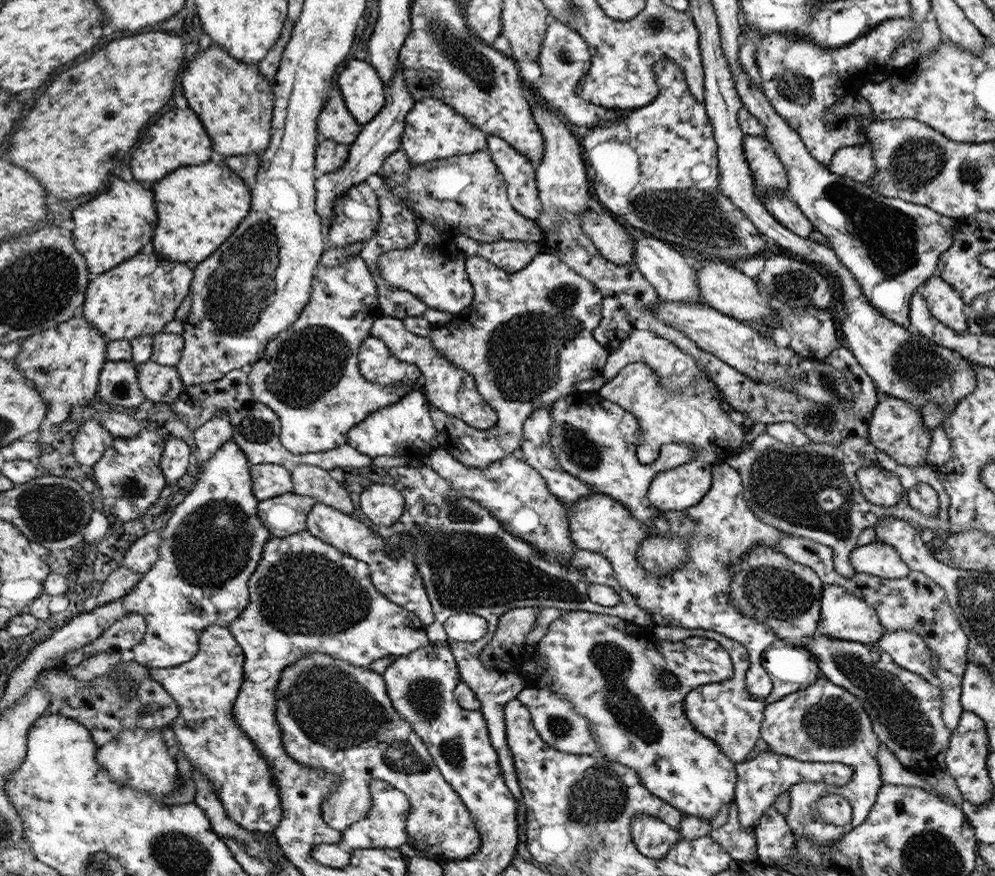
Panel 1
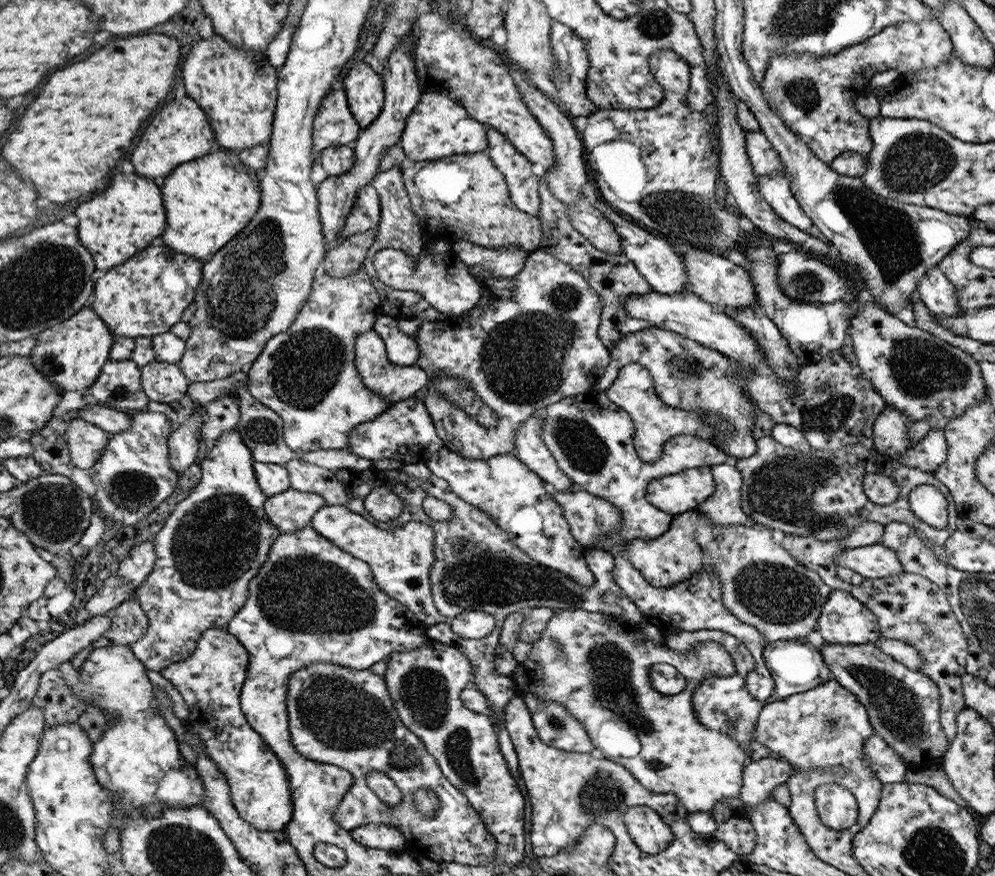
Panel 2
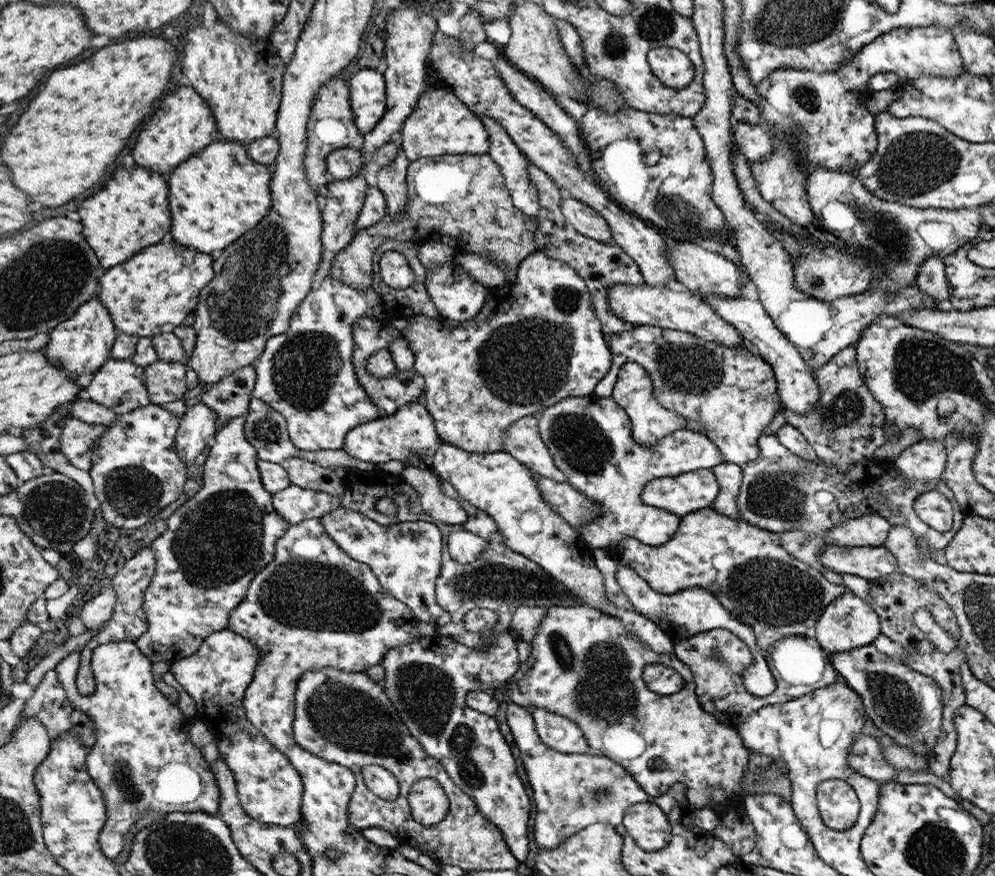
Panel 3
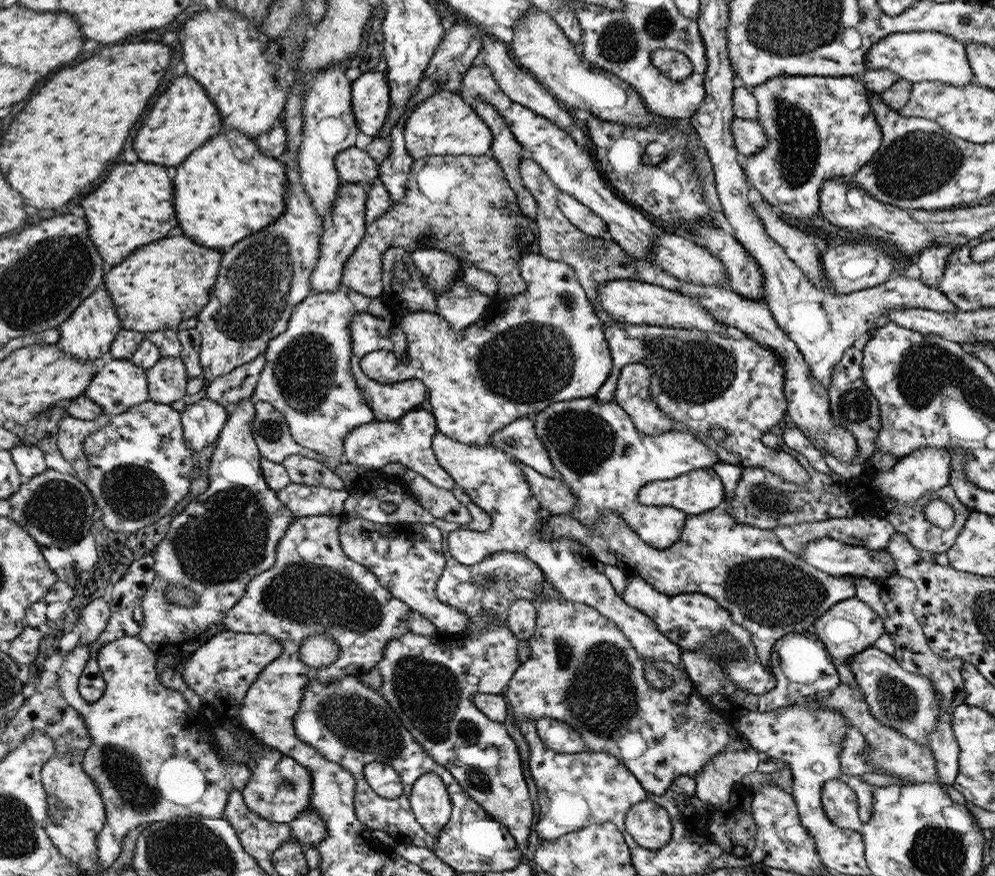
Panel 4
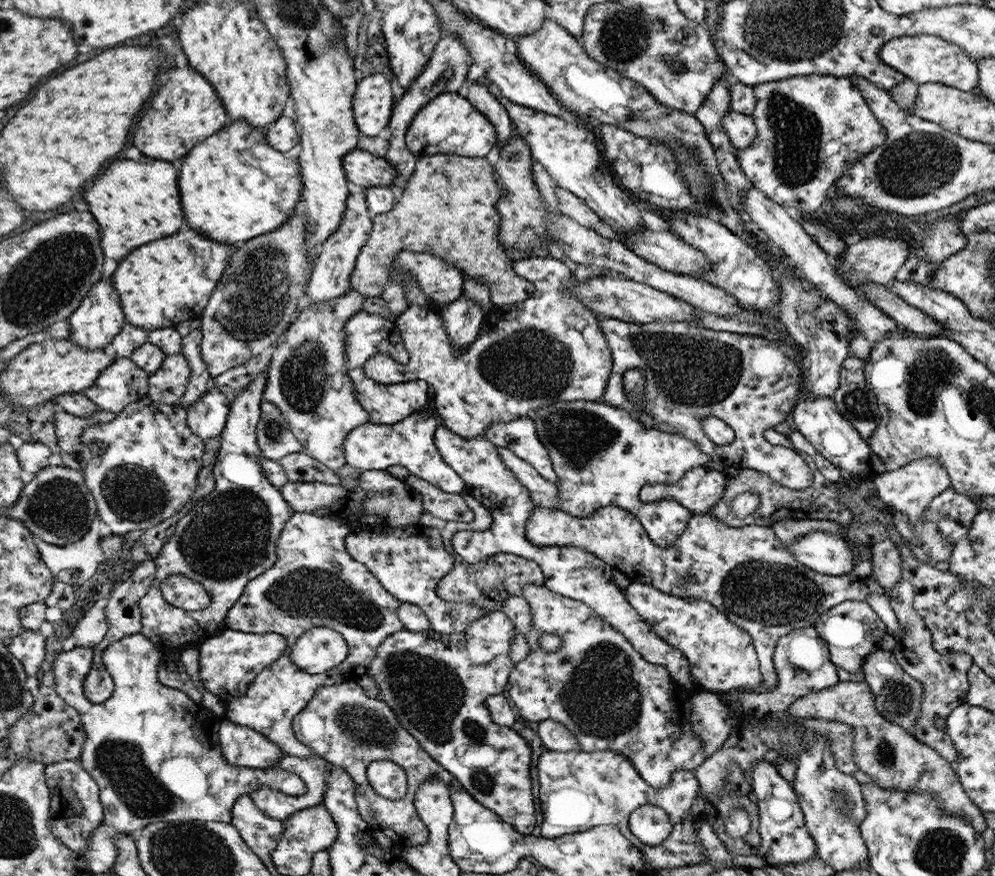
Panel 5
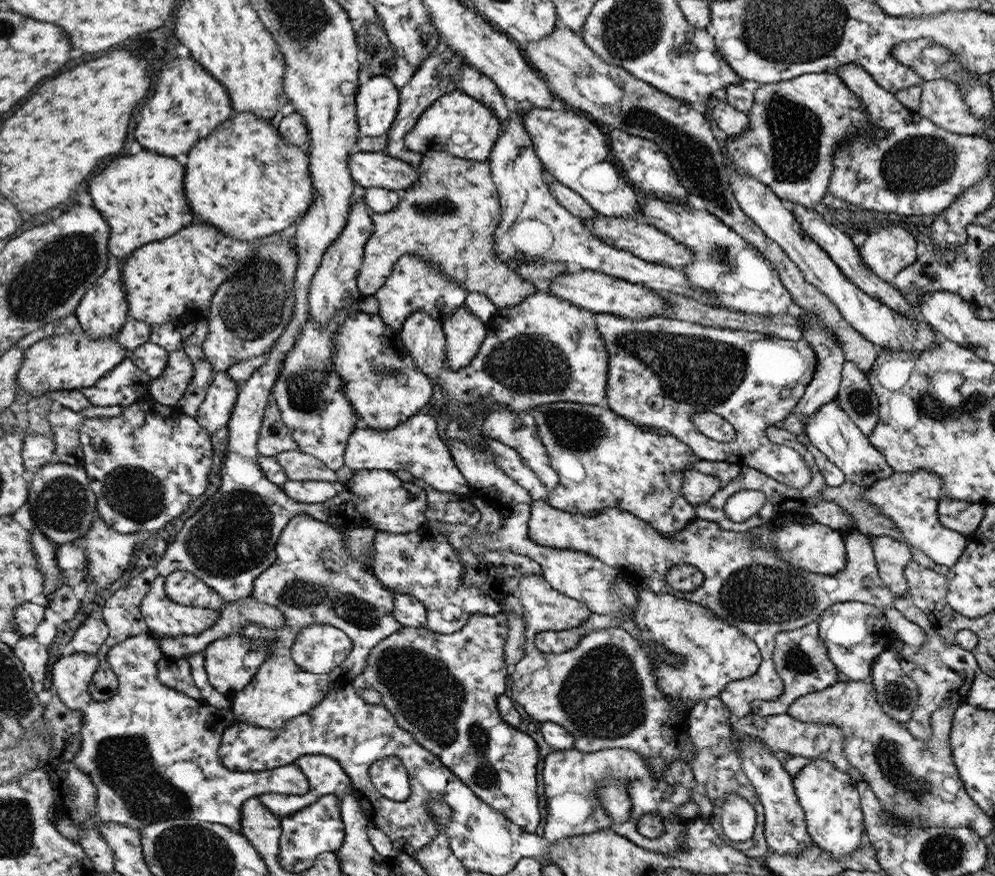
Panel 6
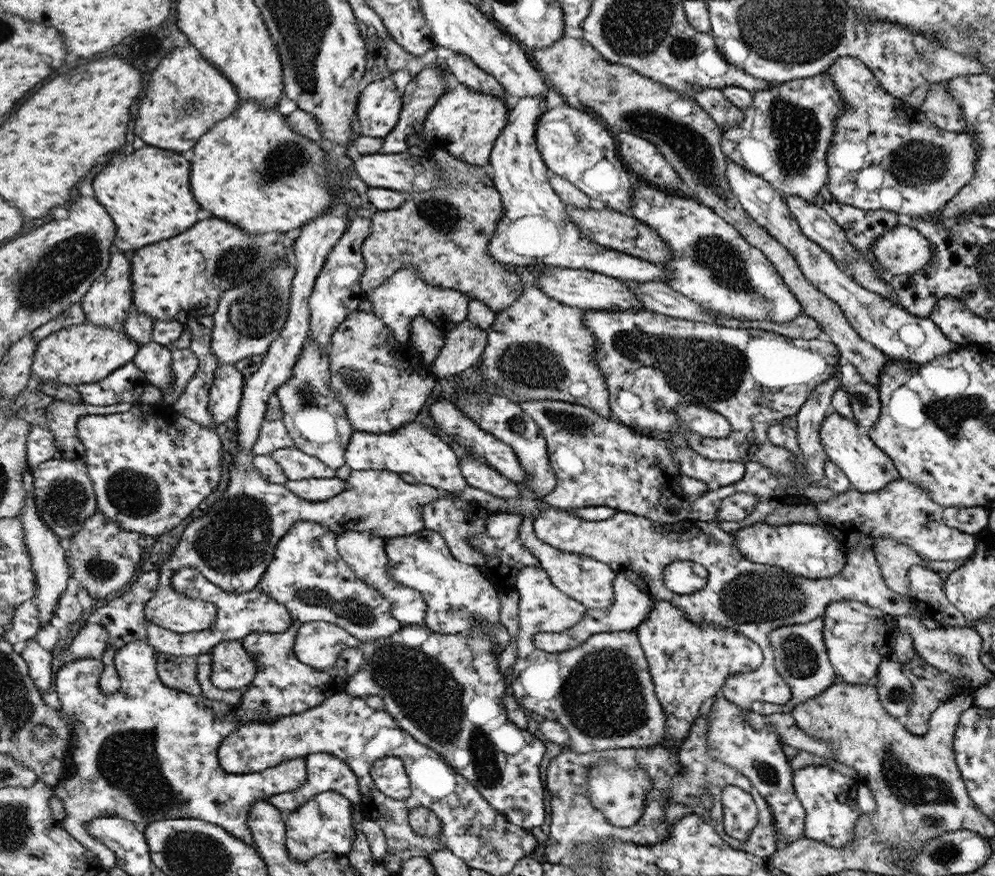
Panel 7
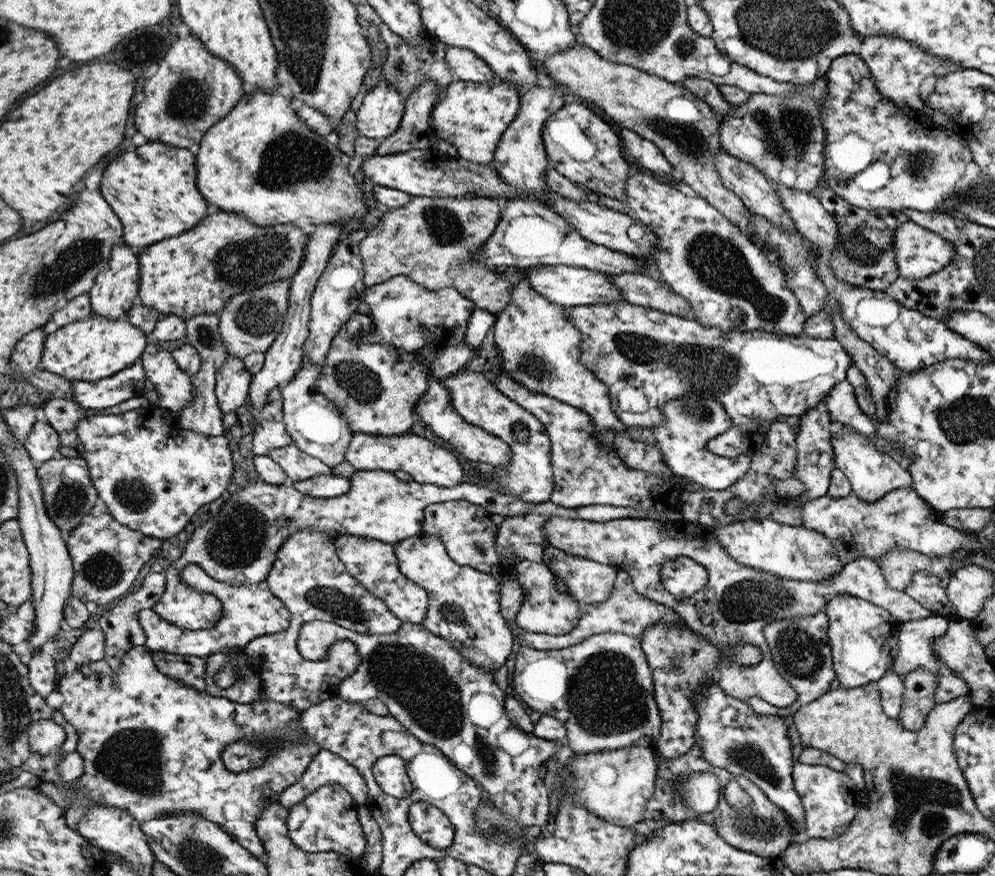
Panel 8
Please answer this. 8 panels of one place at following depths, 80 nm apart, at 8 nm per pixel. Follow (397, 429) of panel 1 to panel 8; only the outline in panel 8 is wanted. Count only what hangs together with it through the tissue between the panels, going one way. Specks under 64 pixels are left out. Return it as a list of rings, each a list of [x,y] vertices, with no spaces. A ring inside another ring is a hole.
[[[413,432],[389,437],[356,433],[354,444],[349,445],[350,452],[345,452],[345,460],[350,462],[356,471],[383,470],[393,473],[402,470],[408,472],[414,481],[420,484],[437,484],[446,488],[458,486],[463,482],[464,470],[456,456],[440,444]]]

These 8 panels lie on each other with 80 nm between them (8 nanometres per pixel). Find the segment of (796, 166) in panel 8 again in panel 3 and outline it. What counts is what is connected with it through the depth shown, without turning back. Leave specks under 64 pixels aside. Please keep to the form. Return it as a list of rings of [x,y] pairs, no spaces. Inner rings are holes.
[[[940,26],[928,28],[898,28],[878,36],[873,43],[861,49],[850,64],[832,72],[816,72],[782,68],[774,71],[769,78],[762,80],[757,86],[760,104],[761,124],[769,132],[777,130],[774,136],[774,149],[766,161],[752,163],[750,172],[757,182],[757,187],[762,198],[769,202],[780,214],[786,215],[794,224],[805,227],[812,220],[816,220],[815,213],[808,195],[808,168],[822,166],[834,172],[858,172],[859,168],[873,158],[878,151],[876,116],[871,113],[866,105],[872,92],[868,89],[868,80],[878,72],[894,72],[903,82],[913,82],[922,76],[942,76],[958,78],[964,69],[964,61],[960,57],[952,32]]]

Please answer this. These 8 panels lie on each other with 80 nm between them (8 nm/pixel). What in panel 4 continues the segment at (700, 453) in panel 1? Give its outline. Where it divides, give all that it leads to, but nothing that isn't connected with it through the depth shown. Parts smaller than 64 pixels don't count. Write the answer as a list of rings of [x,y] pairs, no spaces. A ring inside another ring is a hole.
[[[626,365],[616,384],[616,401],[632,417],[638,433],[658,436],[672,431],[674,420],[654,402],[651,383],[652,374],[646,365]],[[713,468],[698,469],[677,479],[659,480],[645,484],[640,490],[640,503],[650,507],[673,508],[686,515],[700,515],[725,502],[725,487]]]

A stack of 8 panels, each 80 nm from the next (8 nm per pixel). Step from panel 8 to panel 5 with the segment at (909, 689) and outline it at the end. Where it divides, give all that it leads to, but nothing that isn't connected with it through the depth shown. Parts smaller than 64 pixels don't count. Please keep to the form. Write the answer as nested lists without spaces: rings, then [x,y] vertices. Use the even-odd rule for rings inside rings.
[[[900,580],[896,587],[885,589],[885,597],[888,599],[892,610],[897,614],[898,624],[904,629],[904,638],[897,638],[897,647],[892,649],[892,654],[897,657],[898,664],[911,677],[921,681],[925,685],[925,698],[921,708],[921,718],[914,725],[913,735],[930,748],[937,749],[953,770],[957,769],[958,749],[954,741],[950,738],[948,731],[939,729],[935,720],[941,716],[946,718],[954,708],[966,703],[969,680],[967,679],[967,668],[973,664],[972,657],[965,652],[950,652],[940,654],[932,649],[932,635],[928,627],[924,624],[922,617],[915,611],[913,600],[915,588],[910,581]]]

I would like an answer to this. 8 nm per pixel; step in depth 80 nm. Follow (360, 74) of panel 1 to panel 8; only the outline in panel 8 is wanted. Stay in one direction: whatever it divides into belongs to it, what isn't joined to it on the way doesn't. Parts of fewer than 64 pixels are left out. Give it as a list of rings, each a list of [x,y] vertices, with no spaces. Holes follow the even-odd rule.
[[[377,80],[356,109],[356,126],[360,135],[379,141],[393,135],[405,114],[405,98],[388,82]]]

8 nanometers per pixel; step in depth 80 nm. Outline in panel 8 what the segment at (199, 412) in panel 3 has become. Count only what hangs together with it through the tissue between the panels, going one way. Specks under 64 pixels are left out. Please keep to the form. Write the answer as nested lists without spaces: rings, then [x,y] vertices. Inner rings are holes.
[[[229,356],[217,372],[217,401],[225,414],[234,412],[247,400],[253,375],[245,368],[243,359]]]

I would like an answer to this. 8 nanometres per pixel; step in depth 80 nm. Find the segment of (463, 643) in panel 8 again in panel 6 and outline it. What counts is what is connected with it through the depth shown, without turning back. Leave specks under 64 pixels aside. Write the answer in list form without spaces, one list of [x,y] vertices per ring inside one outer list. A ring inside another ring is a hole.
[[[428,525],[418,528],[415,532],[406,534],[390,534],[390,532],[376,532],[374,546],[371,550],[372,573],[378,578],[387,589],[395,590],[400,594],[411,594],[415,596],[427,610],[426,628],[431,632],[441,634],[453,634],[461,631],[462,627],[469,622],[473,615],[498,614],[503,612],[500,602],[494,600],[492,596],[486,596],[485,592],[477,586],[463,586],[464,565],[461,558],[455,552],[453,546],[449,544],[445,536],[437,529]]]

